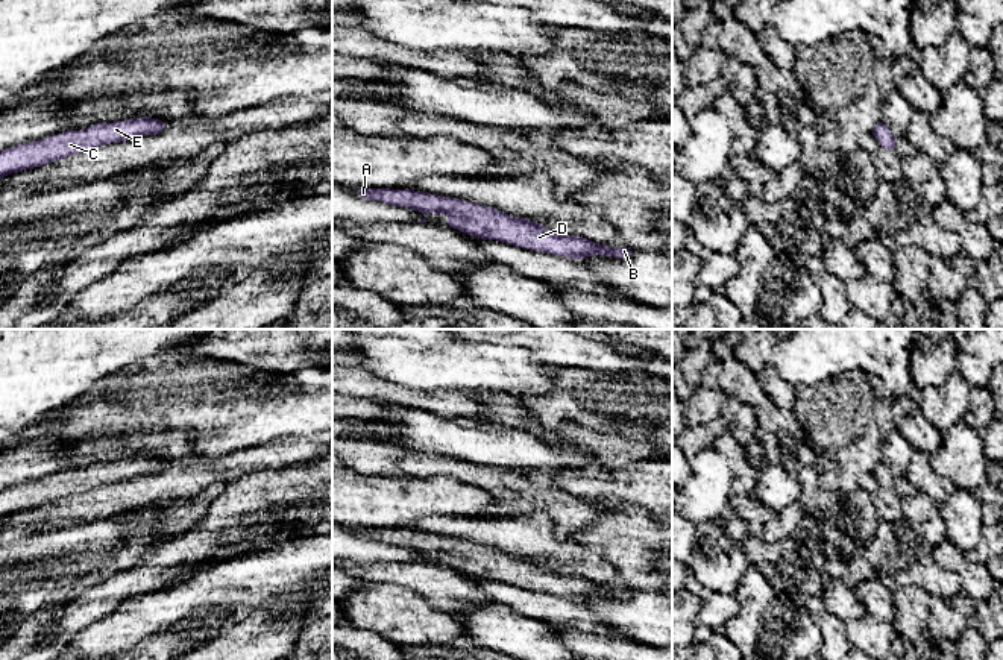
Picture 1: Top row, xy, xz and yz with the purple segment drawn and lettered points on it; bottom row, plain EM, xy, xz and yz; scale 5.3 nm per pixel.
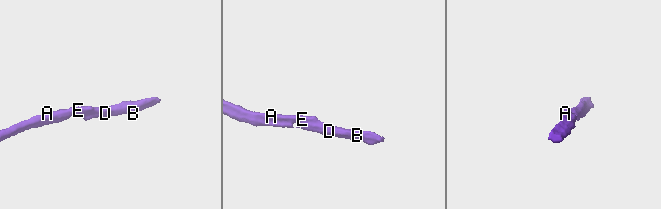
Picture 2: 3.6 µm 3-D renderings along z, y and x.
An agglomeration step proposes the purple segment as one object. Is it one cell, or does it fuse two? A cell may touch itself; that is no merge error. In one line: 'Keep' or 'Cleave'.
Keep

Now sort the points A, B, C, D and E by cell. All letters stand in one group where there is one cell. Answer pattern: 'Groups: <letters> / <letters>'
Groups: A B C D E

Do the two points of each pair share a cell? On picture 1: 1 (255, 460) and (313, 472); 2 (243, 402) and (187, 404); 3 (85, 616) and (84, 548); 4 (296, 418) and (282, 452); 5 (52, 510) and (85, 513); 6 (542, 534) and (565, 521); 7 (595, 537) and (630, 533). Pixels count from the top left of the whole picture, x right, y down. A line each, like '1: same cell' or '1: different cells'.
1: different cells
2: same cell
3: different cells
4: different cells
5: same cell
6: different cells
7: same cell

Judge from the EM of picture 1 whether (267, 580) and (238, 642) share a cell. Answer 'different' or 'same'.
different

